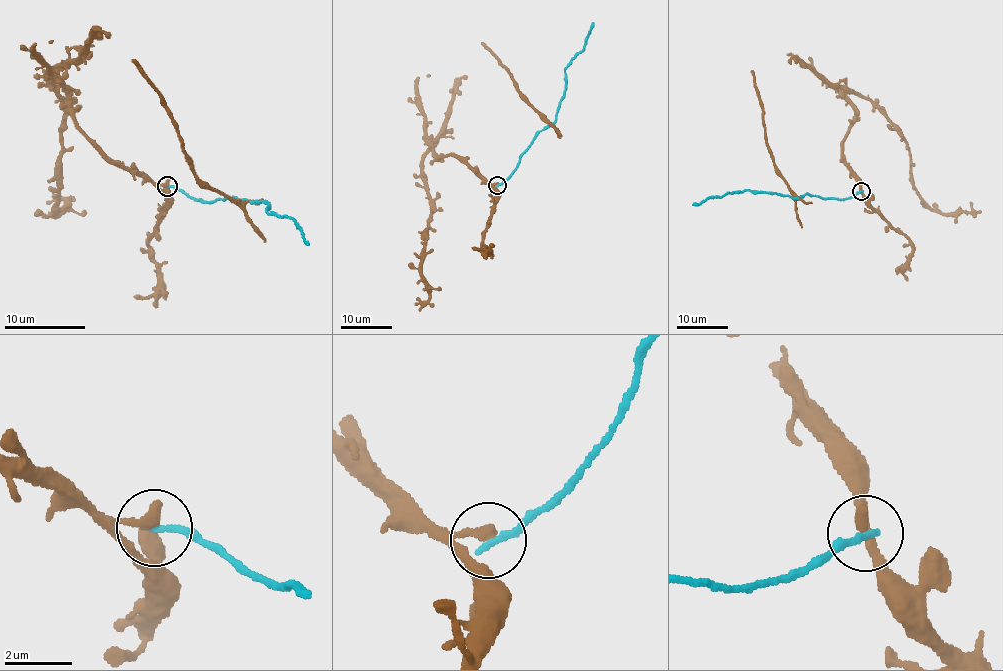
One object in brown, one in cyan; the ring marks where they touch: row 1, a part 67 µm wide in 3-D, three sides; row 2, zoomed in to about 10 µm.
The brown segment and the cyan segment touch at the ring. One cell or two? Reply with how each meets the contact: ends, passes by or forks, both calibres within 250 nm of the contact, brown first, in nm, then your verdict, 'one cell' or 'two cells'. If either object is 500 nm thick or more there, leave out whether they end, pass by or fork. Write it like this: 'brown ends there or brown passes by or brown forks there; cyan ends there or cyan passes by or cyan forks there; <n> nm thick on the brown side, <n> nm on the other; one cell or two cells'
brown ends there; cyan ends there; 360 nm thick on the brown side, 220 nm on the other; two cells

